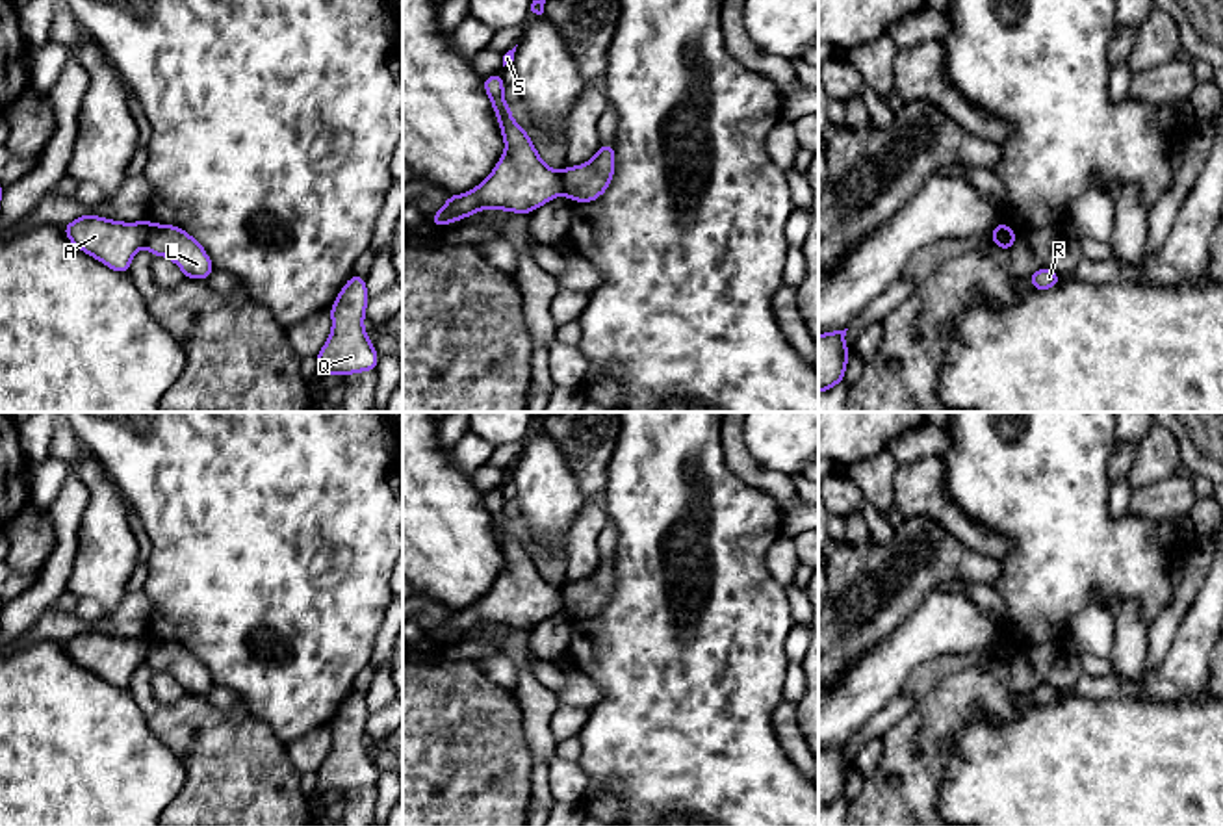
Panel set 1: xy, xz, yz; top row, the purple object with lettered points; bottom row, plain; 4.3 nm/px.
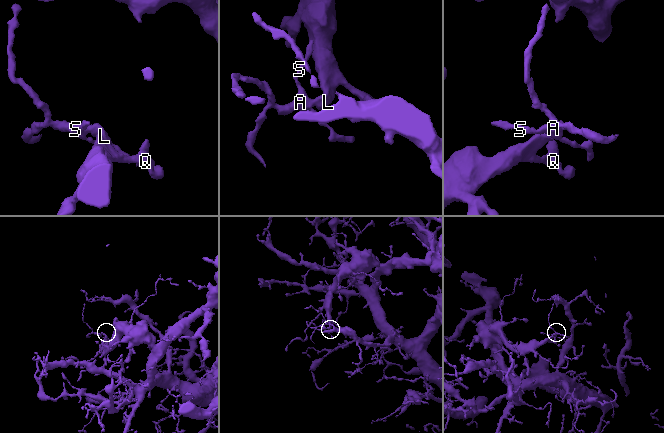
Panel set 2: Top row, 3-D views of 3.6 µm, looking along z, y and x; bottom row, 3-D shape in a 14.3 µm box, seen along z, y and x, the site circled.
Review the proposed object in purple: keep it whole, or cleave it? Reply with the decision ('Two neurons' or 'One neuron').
Two neurons

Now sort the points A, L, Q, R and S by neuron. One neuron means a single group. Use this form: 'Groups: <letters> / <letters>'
Groups: A R S / L Q

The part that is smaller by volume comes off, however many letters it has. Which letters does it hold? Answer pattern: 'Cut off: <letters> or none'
Cut off: A, R, S

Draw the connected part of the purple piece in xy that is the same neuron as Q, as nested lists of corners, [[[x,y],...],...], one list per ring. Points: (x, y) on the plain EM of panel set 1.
[[[353,690],[330,722],[332,748],[317,772],[317,791],[347,793],[358,787],[371,787],[379,770],[364,746],[364,729],[369,711],[364,692]]]

